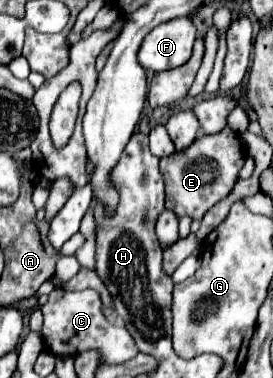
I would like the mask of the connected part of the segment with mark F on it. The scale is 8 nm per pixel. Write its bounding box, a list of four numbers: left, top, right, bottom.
[138,18,196,72]

